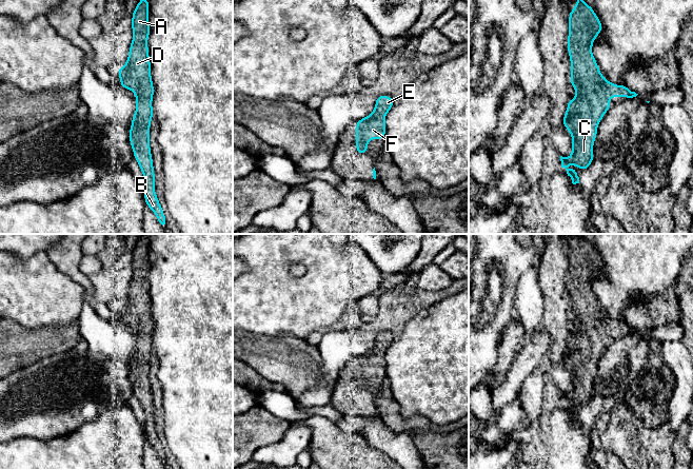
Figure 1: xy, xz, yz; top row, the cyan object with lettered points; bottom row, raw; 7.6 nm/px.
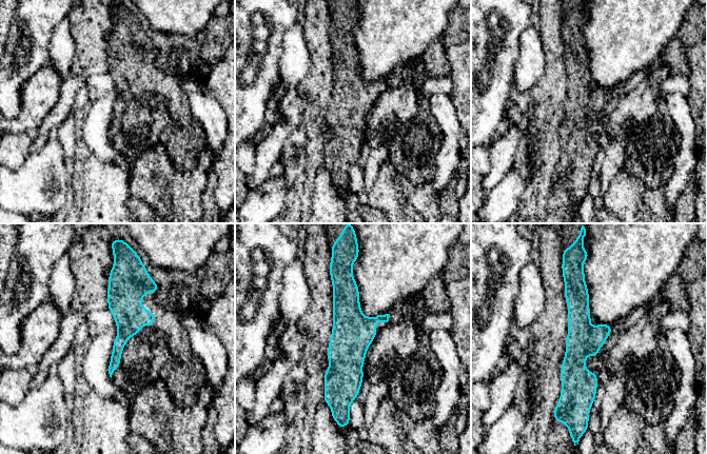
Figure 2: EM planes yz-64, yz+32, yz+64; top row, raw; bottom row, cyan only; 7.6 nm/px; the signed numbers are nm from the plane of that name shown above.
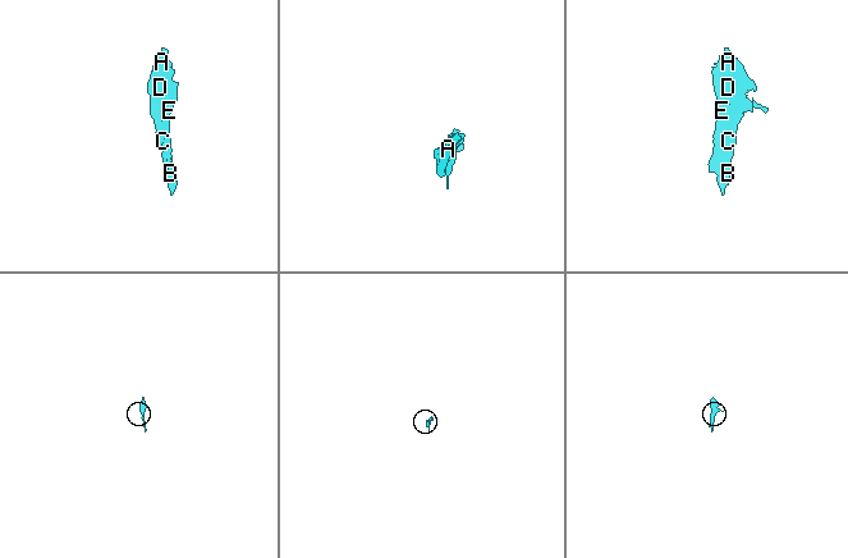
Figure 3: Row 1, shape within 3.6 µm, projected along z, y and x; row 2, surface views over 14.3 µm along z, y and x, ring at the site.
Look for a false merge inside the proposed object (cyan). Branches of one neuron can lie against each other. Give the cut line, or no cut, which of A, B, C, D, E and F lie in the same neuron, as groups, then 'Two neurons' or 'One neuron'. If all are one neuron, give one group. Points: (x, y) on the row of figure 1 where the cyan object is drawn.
No split. Groups: A B C D E F. One neuron

